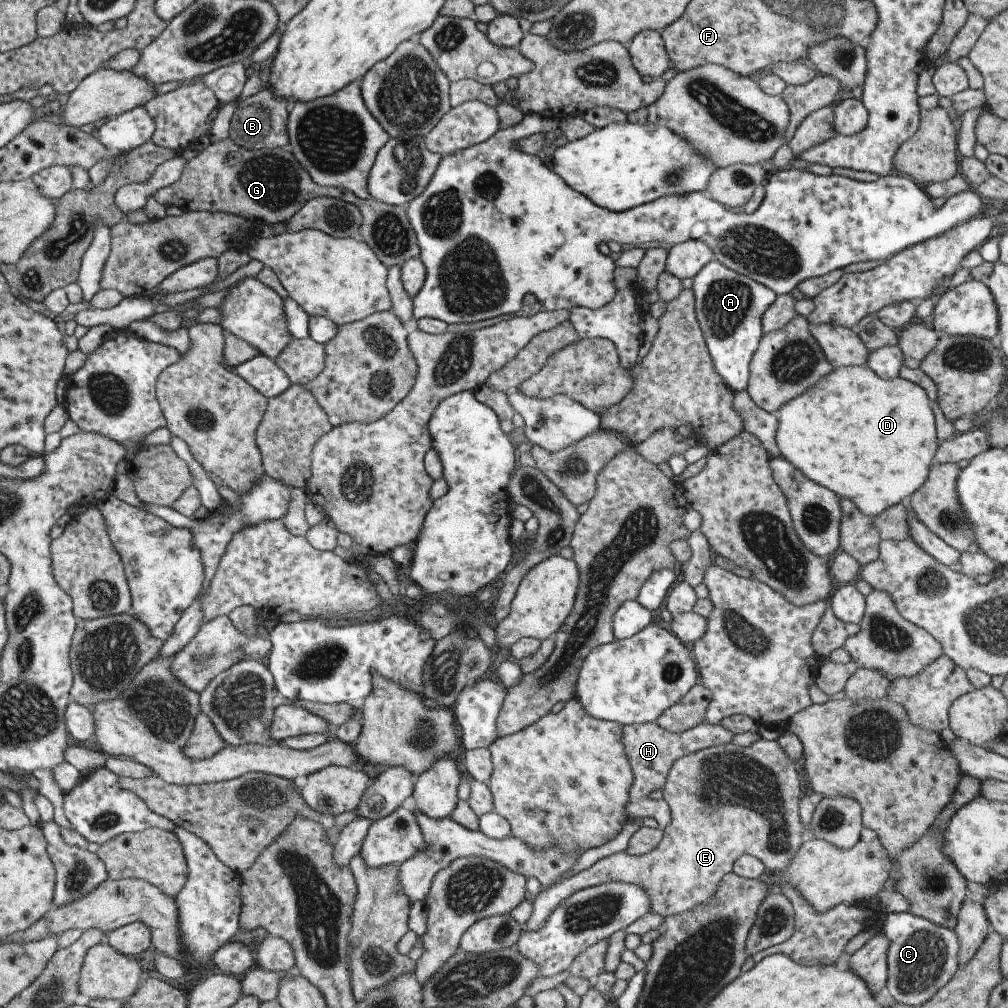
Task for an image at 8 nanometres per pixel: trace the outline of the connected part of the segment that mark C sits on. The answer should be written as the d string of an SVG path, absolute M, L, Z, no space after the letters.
M909 912L886 913L881 924L881 932L888 940L886 950L887 992L896 1003L919 1006L928 1001L958 969L956 961L958 940L952 930L940 927Z

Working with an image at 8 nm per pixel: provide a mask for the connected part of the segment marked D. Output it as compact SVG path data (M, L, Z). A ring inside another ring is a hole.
M866 365L834 368L805 392L783 403L775 415L774 441L780 456L805 478L848 498L857 510L870 517L892 504L906 503L912 492L925 482L939 445L933 409L925 390L899 375L882 379Z

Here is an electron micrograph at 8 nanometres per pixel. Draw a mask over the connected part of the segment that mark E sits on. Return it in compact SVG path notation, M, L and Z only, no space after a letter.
M762 738L746 747L727 743L678 758L670 766L661 789L662 799L669 807L670 821L662 830L659 844L644 855L620 851L601 858L574 876L541 890L532 902L532 913L522 925L522 930L538 930L547 915L564 898L578 890L603 883L621 881L641 887L648 896L648 912L668 917L692 909L695 905L710 903L718 882L724 874L732 872L733 861L741 854L755 856L765 869L775 873L783 870L806 837L798 815L799 779L794 765L779 743Z

